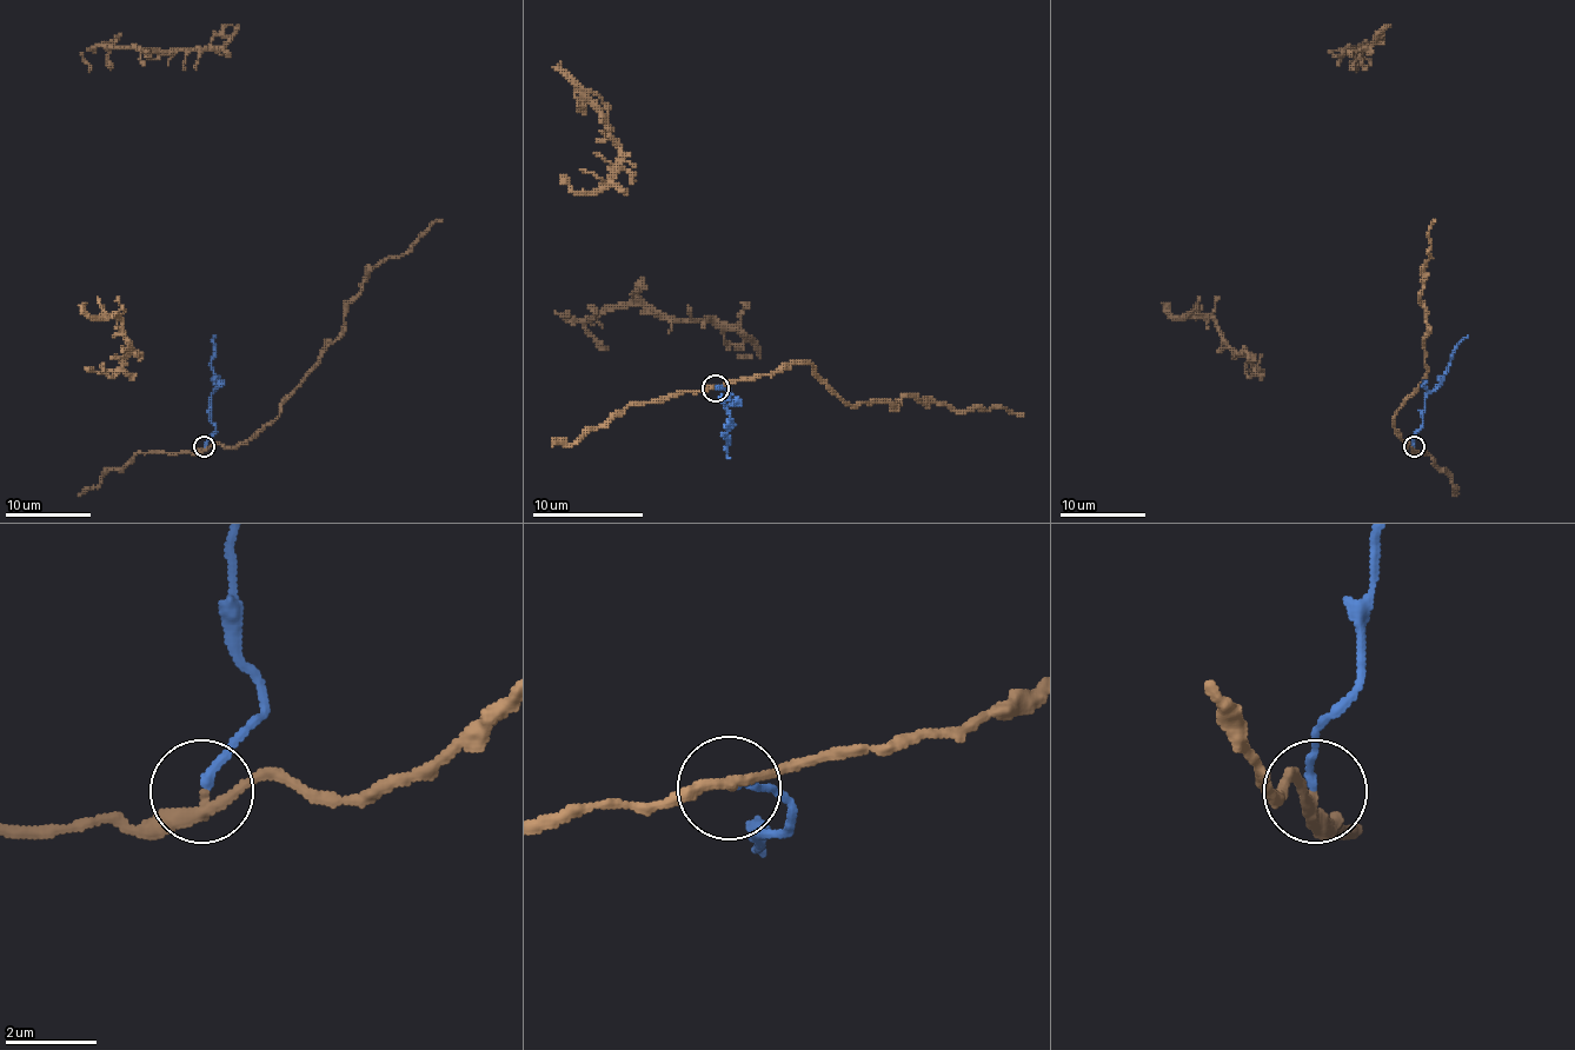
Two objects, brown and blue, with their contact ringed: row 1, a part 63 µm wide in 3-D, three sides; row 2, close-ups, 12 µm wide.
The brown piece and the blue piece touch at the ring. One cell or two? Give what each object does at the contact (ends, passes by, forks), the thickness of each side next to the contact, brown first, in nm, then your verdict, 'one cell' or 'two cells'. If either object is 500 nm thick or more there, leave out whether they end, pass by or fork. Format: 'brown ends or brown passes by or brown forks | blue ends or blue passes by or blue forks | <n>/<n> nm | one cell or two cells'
brown passes by | blue ends | 240/180 nm | two cells

